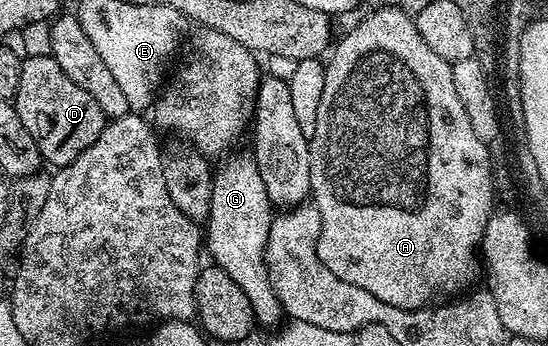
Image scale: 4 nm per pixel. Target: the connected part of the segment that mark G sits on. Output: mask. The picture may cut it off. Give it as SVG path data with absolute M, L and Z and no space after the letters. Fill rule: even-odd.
M250 152L234 153L214 174L211 209L205 218L205 249L208 254L211 252L210 260L219 265L221 271L241 287L241 291L245 291L256 322L260 326L278 326L279 317L282 318L284 312L275 288L271 286L271 274L265 260L273 206L254 156Z

